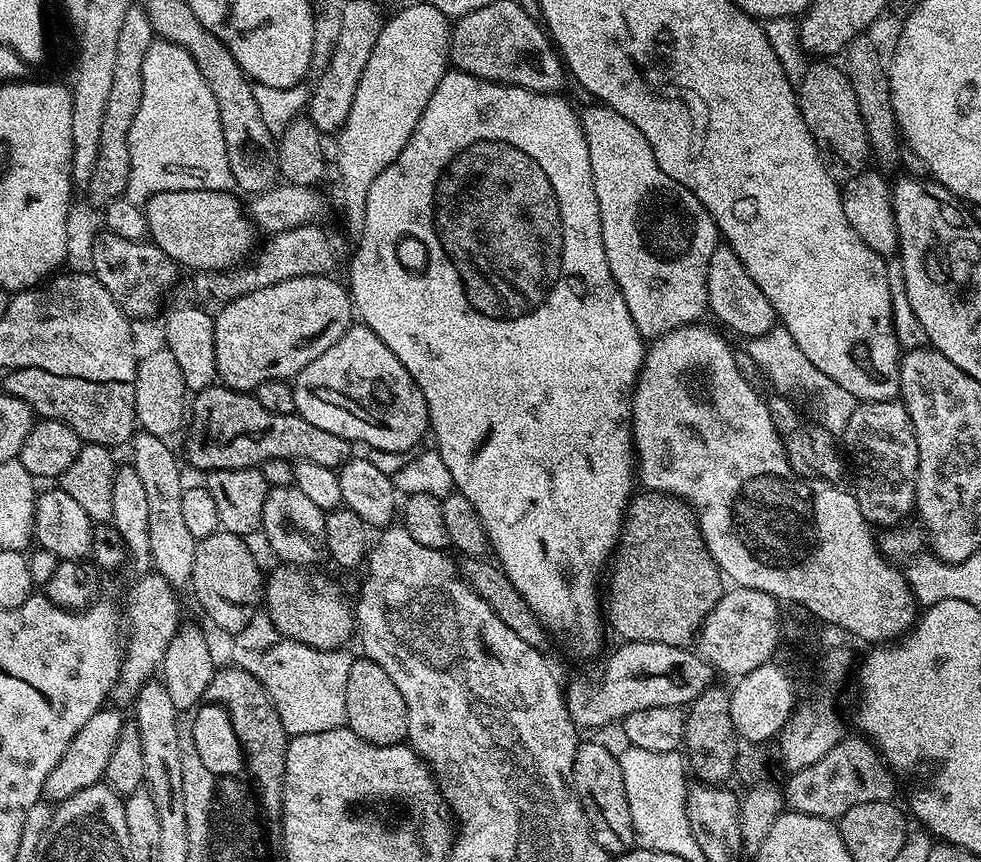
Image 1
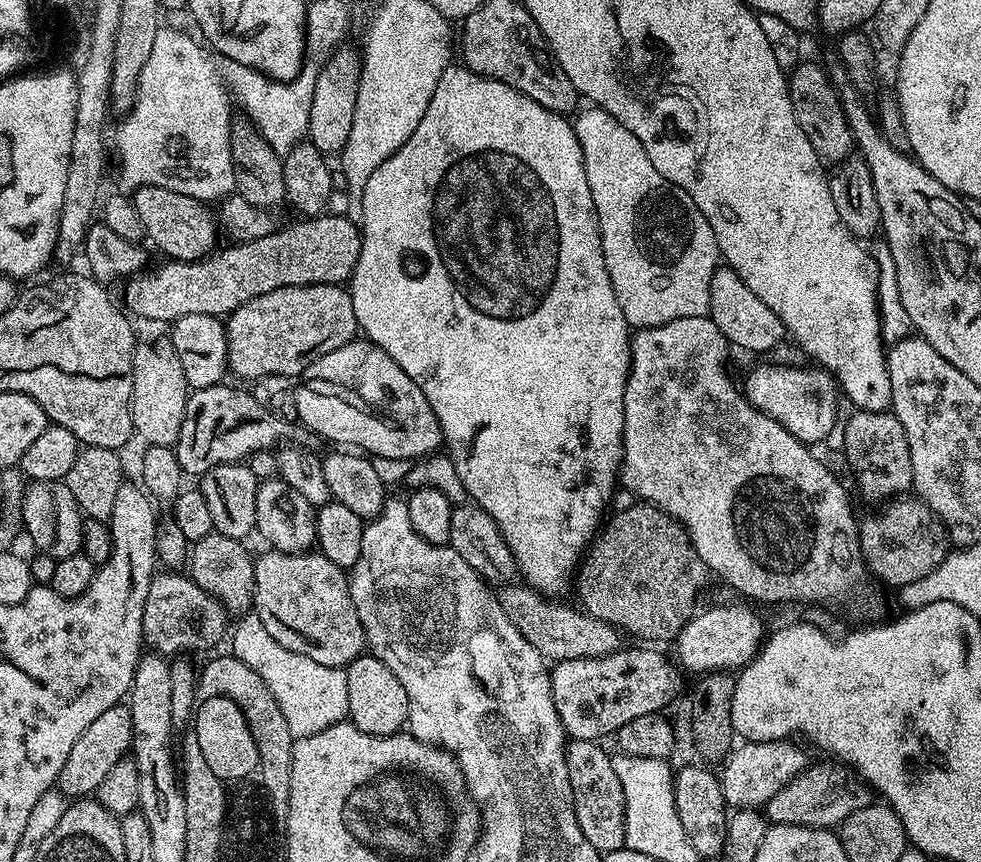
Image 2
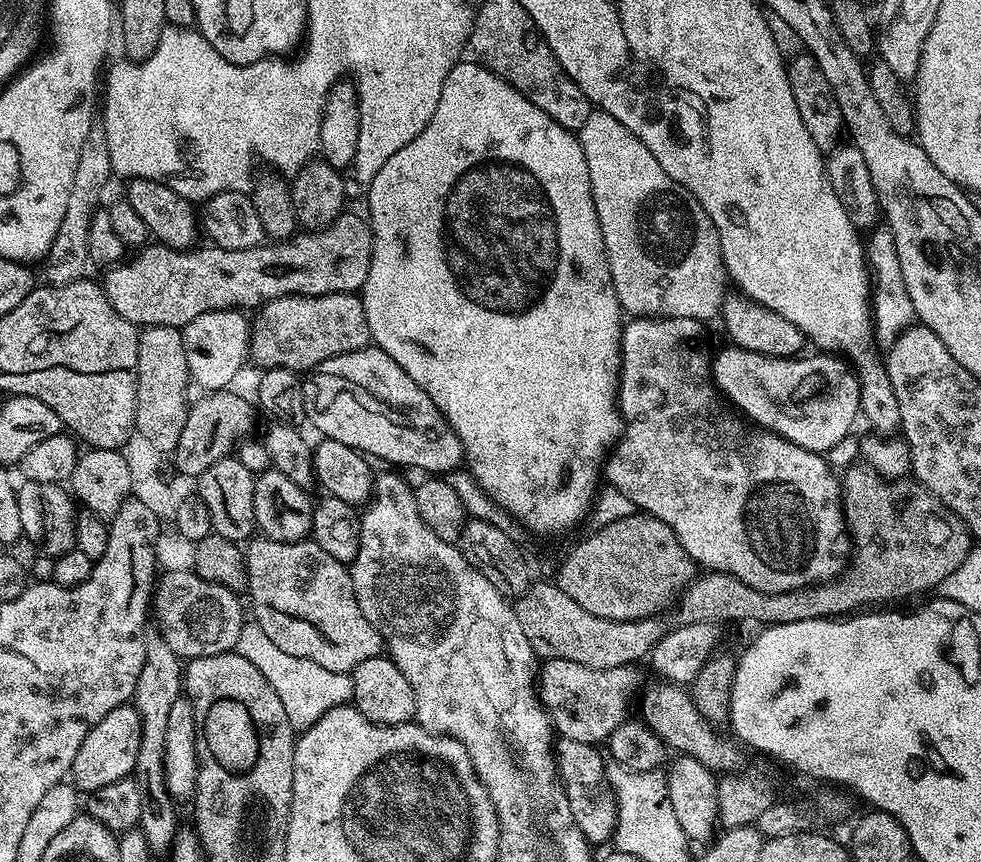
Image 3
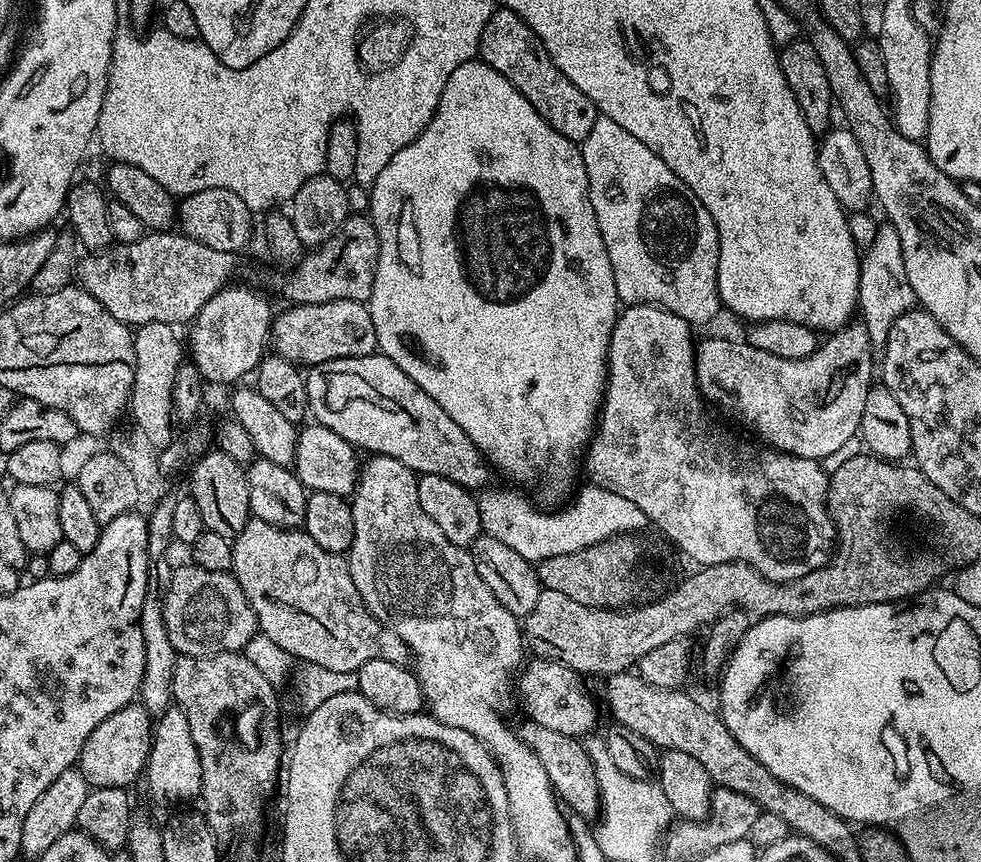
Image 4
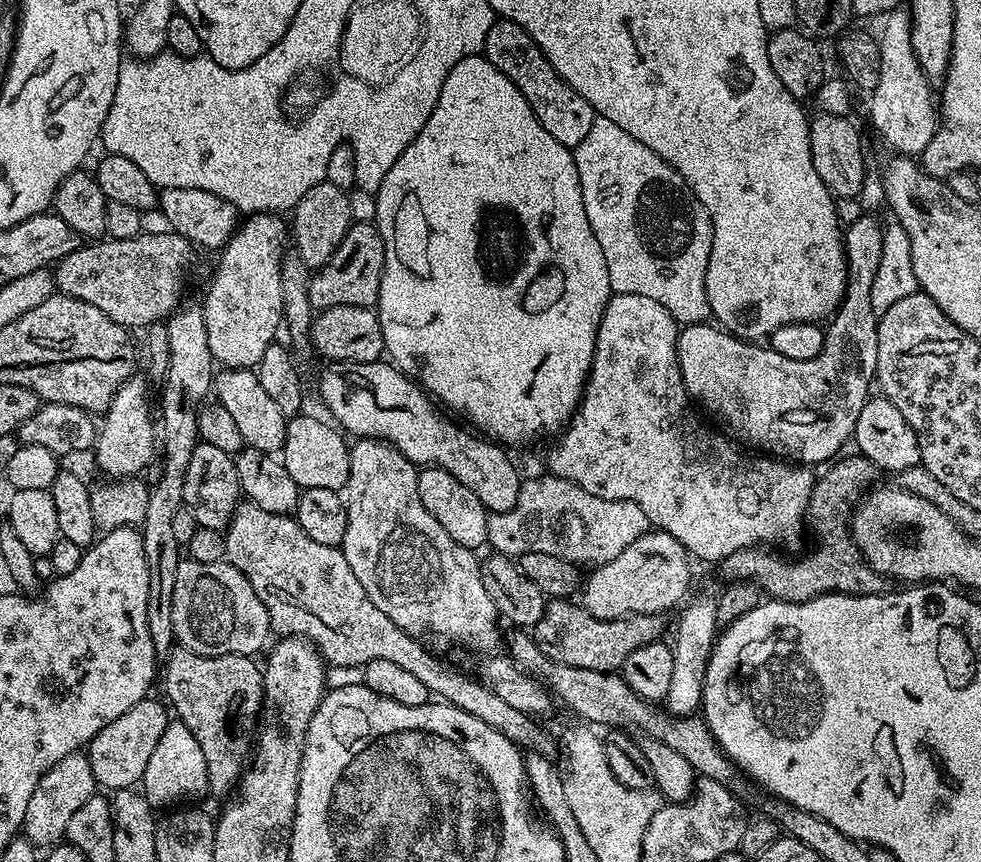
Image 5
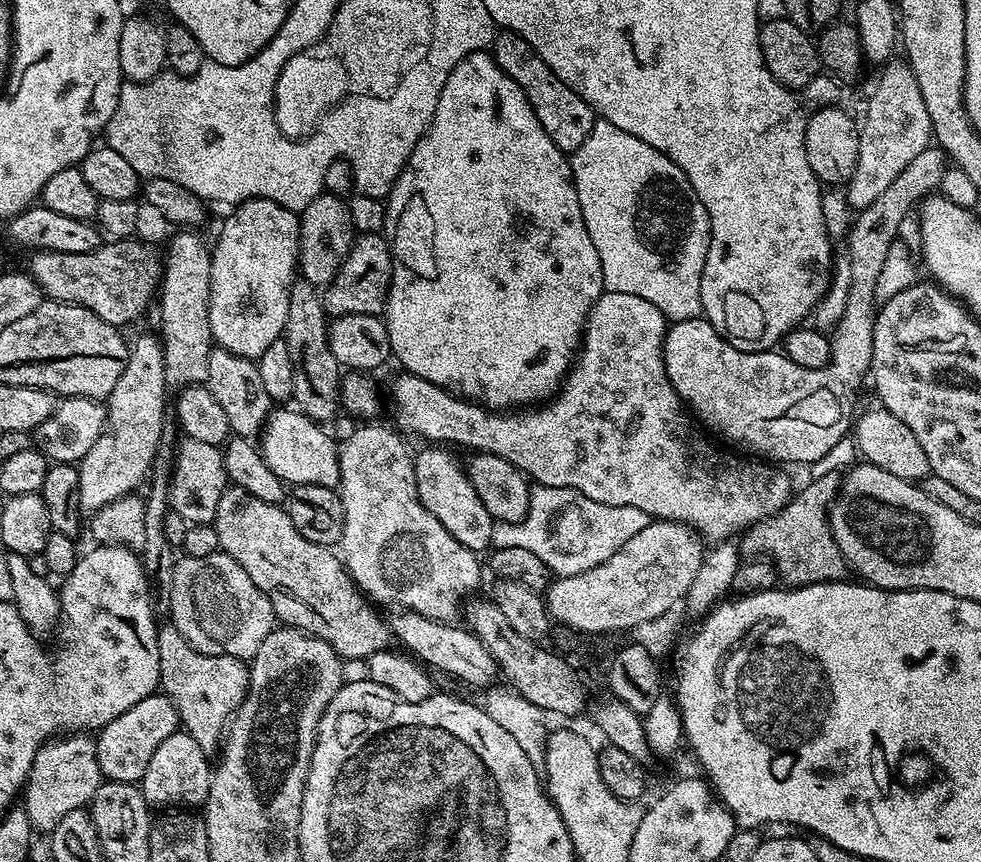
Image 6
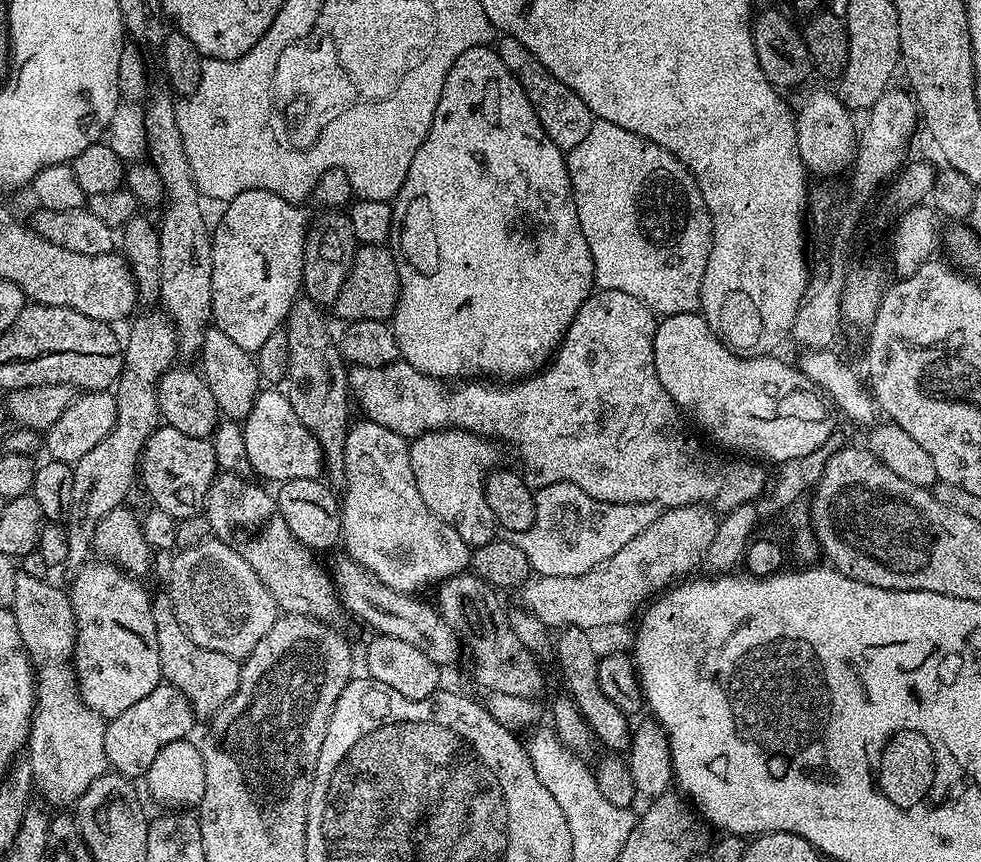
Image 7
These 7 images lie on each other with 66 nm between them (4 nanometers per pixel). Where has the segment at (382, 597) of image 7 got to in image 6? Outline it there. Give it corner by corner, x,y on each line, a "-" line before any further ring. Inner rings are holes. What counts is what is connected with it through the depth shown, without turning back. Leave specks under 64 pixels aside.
396,610
391,614
393,616
390,616
390,627
393,637
399,643
401,640
409,648
407,651
423,665
429,666
437,673
445,672
464,684
473,684
480,690
487,690
497,683
498,669
490,650
486,650
486,646
482,646
480,639
467,627
459,628
456,622
431,620
417,612

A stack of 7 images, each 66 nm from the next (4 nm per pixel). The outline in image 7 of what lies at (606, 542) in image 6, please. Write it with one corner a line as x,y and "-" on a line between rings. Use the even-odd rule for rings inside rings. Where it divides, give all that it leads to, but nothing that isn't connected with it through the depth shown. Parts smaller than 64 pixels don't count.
573,483
539,487
534,494
535,520
529,531
509,533
509,540
526,554
537,575
574,577
604,563
652,525
659,507
648,503
608,503
591,498

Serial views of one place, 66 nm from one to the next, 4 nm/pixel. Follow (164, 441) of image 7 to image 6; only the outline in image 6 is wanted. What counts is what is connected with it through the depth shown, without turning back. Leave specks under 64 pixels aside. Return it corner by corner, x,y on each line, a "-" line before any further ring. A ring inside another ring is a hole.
198,438
179,441
172,462
172,477
168,479
168,507
182,514
189,526
212,524
218,514
218,502
230,481
226,474
223,451
210,442
198,442

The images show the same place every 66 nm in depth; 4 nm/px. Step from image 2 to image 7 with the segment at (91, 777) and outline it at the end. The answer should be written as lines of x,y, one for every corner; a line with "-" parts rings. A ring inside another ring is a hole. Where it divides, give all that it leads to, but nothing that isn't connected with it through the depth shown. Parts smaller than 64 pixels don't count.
162,682
150,690
146,698
134,702
134,706
129,706
127,710
122,710
122,714
107,721
104,733
109,769
129,778
143,777
150,762
158,758
158,750
170,746
170,742
178,742
193,735
192,720
192,703
173,684

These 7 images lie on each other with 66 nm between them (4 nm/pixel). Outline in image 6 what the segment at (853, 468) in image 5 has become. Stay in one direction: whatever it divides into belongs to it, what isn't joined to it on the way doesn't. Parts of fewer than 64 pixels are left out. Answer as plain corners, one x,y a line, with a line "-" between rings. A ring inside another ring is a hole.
836,472
809,479
809,484
801,492
799,489
782,510
753,524
739,537
741,557
764,557
771,560
779,583
790,588
845,579
850,569
828,525
829,505
840,491
840,481
841,477

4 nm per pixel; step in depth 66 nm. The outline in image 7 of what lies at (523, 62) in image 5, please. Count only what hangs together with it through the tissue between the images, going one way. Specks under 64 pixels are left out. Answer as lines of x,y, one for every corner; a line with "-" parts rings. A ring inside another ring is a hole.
501,35
499,40
495,50
502,58
502,66
514,74
518,86
522,86
530,98
530,106
534,106
534,114
538,114
538,122
542,122
542,130
546,130
550,142
554,142
554,146
558,146
565,154
574,150
574,146
578,146
578,142
590,134
590,126
594,123
586,102
582,102
582,98
578,98
578,94
574,94
566,82
558,82
558,78
554,78
554,74
550,74
550,70
546,70
546,66
542,66
542,62
538,62
538,58
534,58
534,54
530,54
530,50
518,42
518,38

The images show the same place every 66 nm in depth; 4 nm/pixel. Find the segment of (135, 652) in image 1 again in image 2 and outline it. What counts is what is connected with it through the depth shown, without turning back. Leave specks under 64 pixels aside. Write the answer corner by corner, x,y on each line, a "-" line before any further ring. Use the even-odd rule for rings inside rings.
176,570
157,571
150,582
150,594
146,594
146,606
142,610
145,645
169,658
208,648
223,638
224,631
226,636
230,628
230,616
224,605
195,584
191,575
180,574

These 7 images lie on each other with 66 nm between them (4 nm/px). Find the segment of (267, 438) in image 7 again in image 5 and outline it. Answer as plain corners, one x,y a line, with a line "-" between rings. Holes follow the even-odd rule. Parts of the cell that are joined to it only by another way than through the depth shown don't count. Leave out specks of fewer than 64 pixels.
307,414
291,417
284,426
282,459
290,478
294,478
301,490
317,488
340,492
348,486
350,444
349,441
344,441
345,433
339,427
324,420

